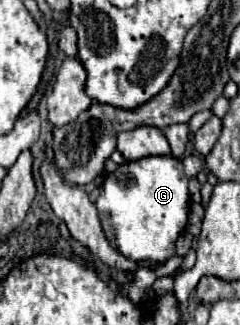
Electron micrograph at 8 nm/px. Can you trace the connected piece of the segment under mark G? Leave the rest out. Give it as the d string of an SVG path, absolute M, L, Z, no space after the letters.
M171 155L123 163L117 171L105 177L97 209L109 243L113 243L113 247L127 259L167 261L173 255L177 237L187 225L189 213L189 191L183 163Z

